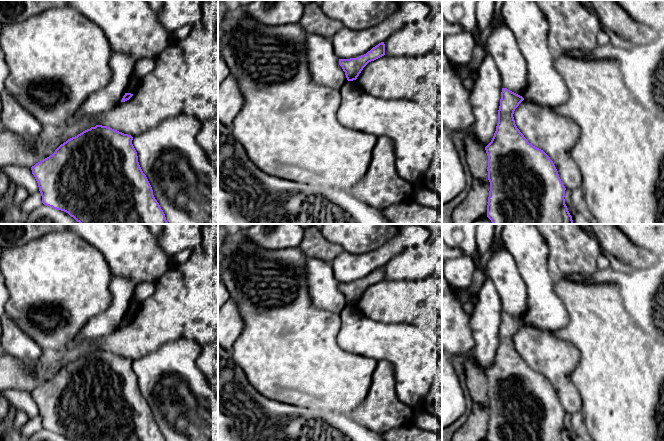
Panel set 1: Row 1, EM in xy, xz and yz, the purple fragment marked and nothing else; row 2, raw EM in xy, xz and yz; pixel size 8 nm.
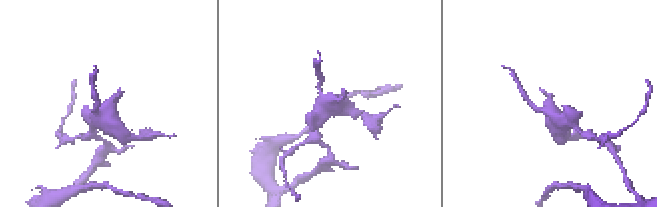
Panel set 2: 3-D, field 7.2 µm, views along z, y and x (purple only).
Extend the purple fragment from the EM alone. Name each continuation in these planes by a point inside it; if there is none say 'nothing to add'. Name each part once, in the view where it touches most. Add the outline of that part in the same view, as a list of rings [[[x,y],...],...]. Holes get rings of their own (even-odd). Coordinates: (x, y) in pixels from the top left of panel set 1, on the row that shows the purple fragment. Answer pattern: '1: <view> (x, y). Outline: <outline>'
nothing to add

